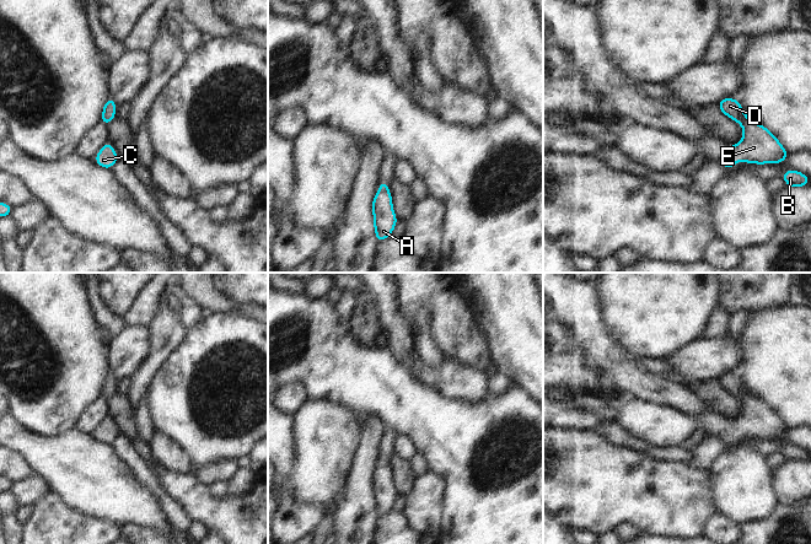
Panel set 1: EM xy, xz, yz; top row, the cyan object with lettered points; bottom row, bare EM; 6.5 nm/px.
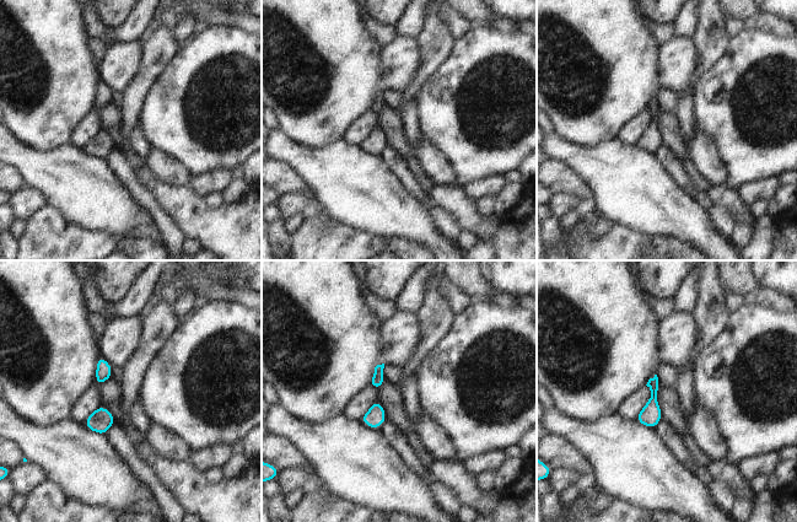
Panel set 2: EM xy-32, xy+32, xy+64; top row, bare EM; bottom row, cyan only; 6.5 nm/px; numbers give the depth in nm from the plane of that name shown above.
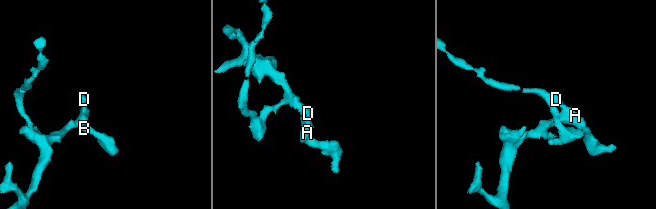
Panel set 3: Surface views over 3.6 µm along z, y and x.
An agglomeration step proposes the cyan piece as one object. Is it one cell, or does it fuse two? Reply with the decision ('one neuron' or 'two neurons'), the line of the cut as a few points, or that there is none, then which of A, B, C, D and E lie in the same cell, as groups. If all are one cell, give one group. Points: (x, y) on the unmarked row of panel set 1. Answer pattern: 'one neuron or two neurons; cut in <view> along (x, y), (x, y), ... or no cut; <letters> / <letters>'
one neuron; no cut; A B C D E

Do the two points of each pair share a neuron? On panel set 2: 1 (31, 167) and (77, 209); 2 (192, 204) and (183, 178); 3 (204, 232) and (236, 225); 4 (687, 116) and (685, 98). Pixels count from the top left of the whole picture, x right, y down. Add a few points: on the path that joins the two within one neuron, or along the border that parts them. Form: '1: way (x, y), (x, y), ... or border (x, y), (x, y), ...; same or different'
1: way (42, 173), (66, 198); same
2: border (157, 178), (172, 186), (188, 186); different
3: way (211, 230), (229, 230); same
4: way (685, 112), (685, 102); same

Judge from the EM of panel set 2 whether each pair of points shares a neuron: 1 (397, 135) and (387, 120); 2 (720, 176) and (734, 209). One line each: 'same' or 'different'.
1: same
2: different

